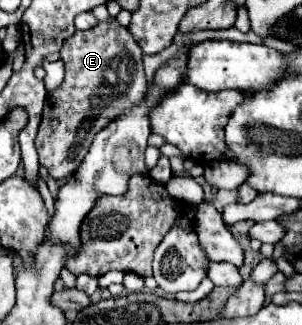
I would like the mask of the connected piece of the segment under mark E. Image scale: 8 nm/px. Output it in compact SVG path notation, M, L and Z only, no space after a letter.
M99 23L87 31L75 31L59 51L65 63L63 83L47 93L41 123L35 137L39 163L55 179L67 179L87 155L93 137L107 127L123 109L139 103L147 91L143 71L143 51L137 47L129 29Z

